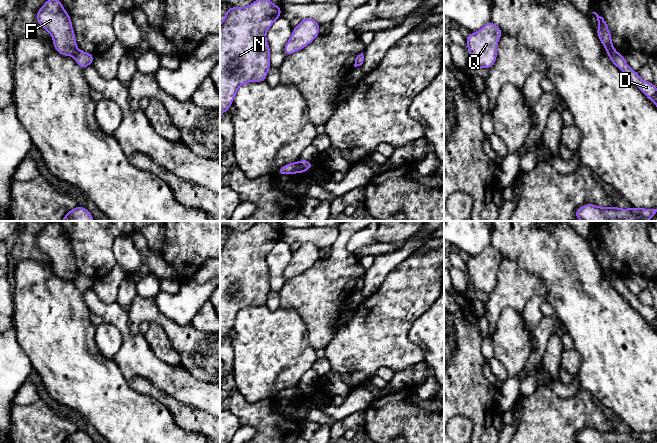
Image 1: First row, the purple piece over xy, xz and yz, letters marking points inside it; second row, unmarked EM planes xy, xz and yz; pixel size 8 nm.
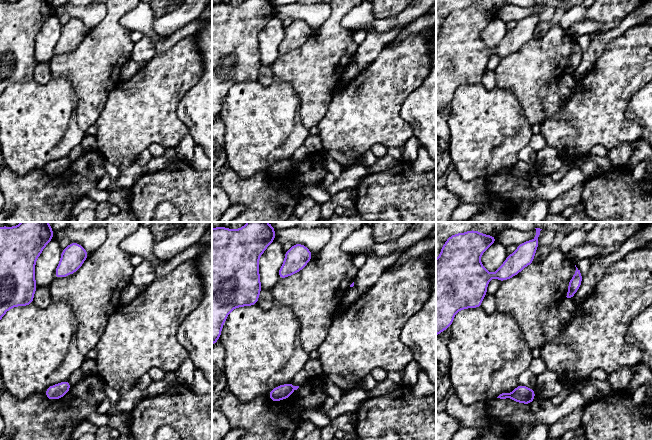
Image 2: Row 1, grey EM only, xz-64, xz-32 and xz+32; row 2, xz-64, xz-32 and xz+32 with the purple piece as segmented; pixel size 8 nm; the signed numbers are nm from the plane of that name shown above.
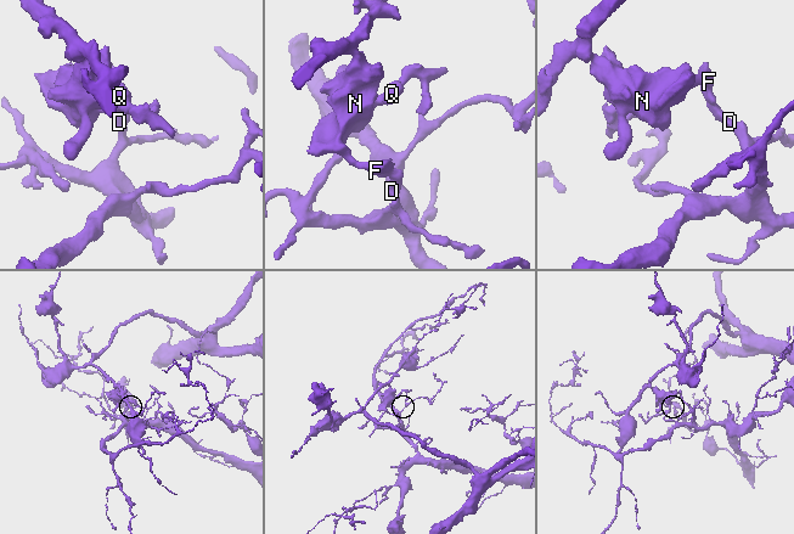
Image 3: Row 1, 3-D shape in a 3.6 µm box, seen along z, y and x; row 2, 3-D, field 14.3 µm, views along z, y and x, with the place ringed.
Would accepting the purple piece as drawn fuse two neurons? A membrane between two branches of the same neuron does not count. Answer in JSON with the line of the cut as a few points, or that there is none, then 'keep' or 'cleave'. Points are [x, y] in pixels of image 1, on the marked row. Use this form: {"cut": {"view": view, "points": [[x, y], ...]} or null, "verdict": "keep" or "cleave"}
{"cut": {"view": "xz", "points": [[299, 162], [299, 170], [297, 172]]}, "verdict": "cleave"}

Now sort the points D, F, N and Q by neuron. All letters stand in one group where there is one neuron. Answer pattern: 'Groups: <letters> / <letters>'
Groups: D / F N Q

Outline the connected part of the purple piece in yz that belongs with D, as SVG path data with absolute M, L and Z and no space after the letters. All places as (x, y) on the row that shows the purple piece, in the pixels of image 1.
M607 52L607 55L612 63L618 67L634 85L641 89L646 97L651 100L657 107L657 89L654 83L643 81L640 78L638 72L632 70L631 67L627 64L622 54Z

